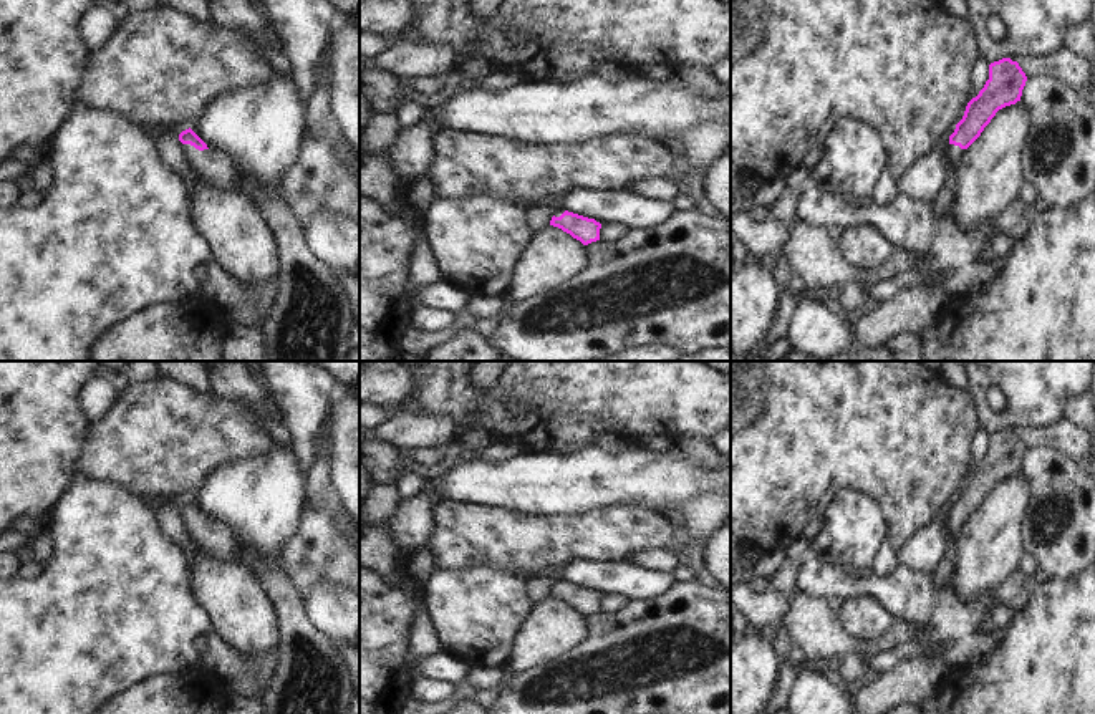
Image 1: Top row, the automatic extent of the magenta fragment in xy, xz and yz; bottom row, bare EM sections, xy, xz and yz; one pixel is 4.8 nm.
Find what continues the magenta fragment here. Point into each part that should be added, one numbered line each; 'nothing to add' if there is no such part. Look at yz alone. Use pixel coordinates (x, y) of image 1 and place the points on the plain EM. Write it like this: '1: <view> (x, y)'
1: yz (956, 524)

